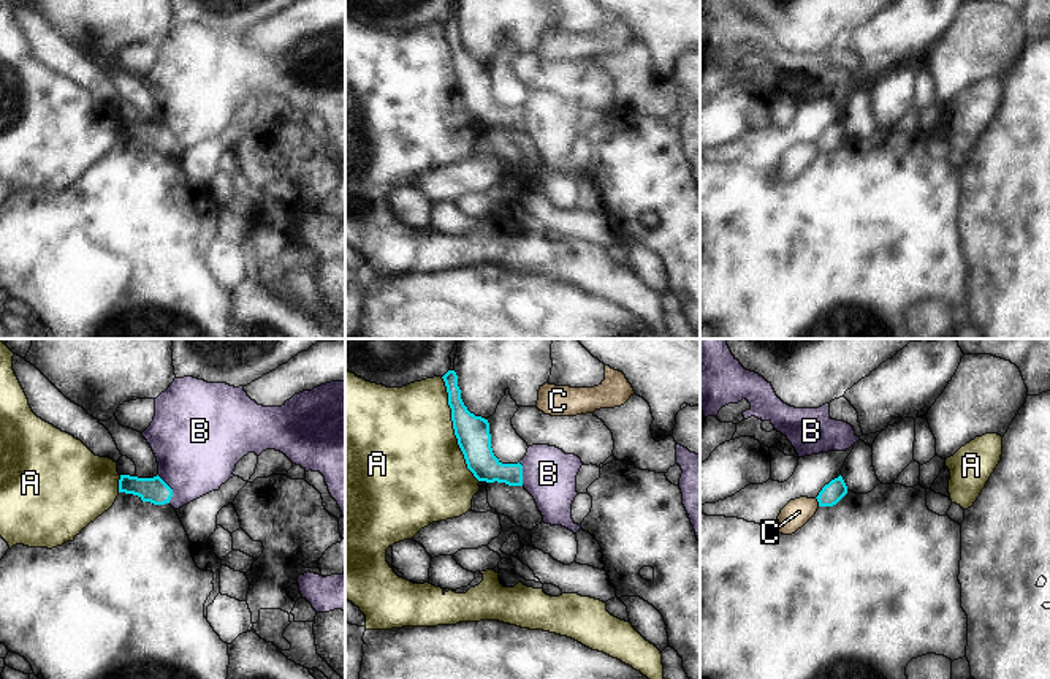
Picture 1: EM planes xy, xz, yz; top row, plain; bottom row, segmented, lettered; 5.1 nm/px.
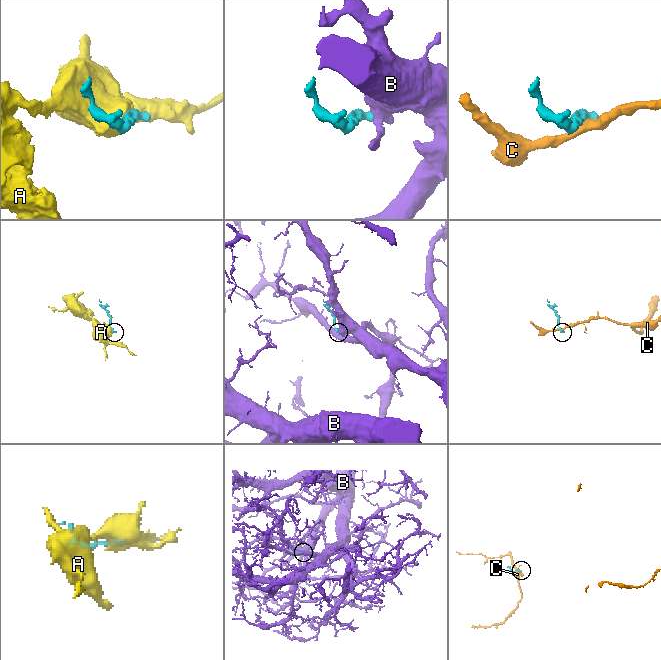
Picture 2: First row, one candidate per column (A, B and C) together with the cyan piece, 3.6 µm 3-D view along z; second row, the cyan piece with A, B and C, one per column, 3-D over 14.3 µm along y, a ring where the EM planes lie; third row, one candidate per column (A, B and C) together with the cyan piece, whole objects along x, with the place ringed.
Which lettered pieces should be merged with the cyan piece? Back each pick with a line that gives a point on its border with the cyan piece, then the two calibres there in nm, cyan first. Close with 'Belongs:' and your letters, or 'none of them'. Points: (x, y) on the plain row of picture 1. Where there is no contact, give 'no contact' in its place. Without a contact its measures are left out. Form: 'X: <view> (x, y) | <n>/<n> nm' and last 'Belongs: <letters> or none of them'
Belongs: none of them

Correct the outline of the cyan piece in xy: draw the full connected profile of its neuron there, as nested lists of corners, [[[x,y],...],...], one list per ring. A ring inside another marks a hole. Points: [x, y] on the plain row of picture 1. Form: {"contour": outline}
{"contour": [[[120,120],[119,138],[138,141],[154,150],[169,149],[173,142],[173,135],[158,120],[154,123]]]}

